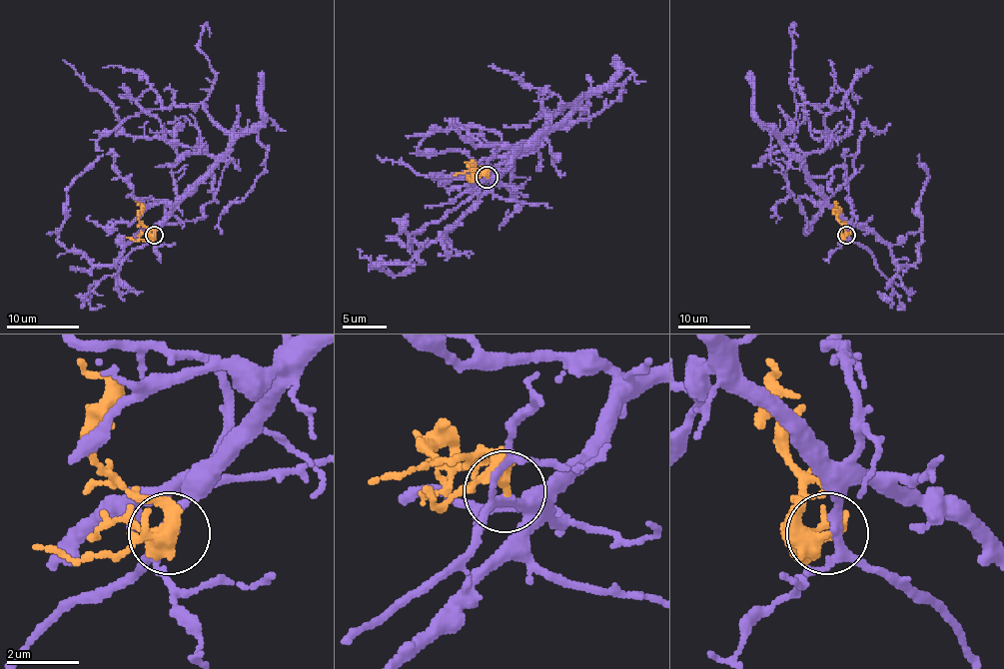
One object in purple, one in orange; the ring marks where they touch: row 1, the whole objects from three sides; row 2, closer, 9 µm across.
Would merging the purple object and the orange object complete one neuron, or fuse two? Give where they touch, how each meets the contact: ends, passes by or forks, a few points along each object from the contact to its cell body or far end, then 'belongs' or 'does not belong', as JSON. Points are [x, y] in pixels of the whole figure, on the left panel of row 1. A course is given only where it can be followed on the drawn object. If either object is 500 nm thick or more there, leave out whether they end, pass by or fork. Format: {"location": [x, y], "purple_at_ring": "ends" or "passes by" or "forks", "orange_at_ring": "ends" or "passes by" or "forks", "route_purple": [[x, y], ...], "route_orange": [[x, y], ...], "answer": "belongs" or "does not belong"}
{"location": [154, 235], "purple_at_ring": "forks", "orange_at_ring": "forks", "route_purple": [[153, 236], [228, 149], [229, 136], [200, 104], [170, 105], [130, 116], [97, 140], [95, 149], [103, 151]], "route_orange": [[153, 236], [146, 232], [146, 227], [139, 219], [141, 207], [135, 201]], "answer": "does not belong"}

